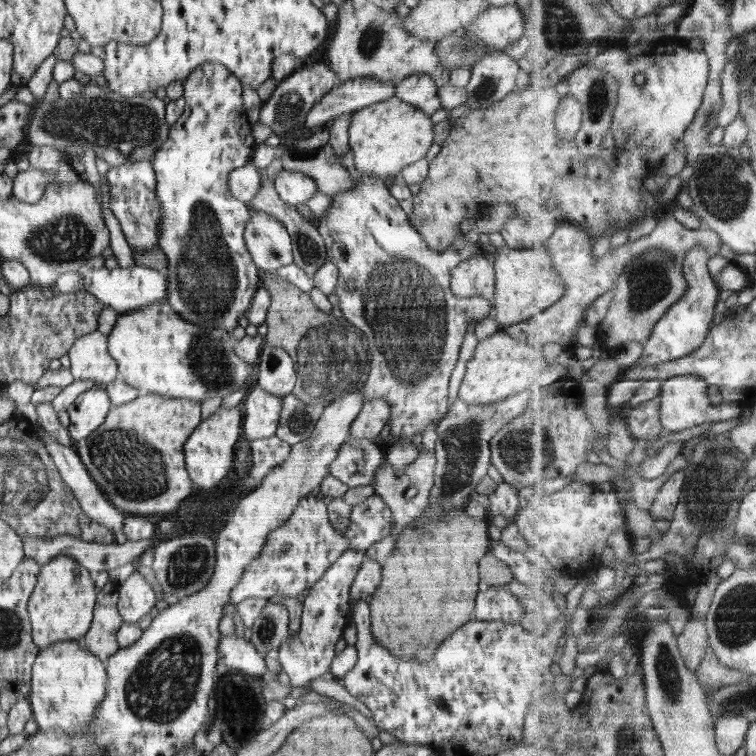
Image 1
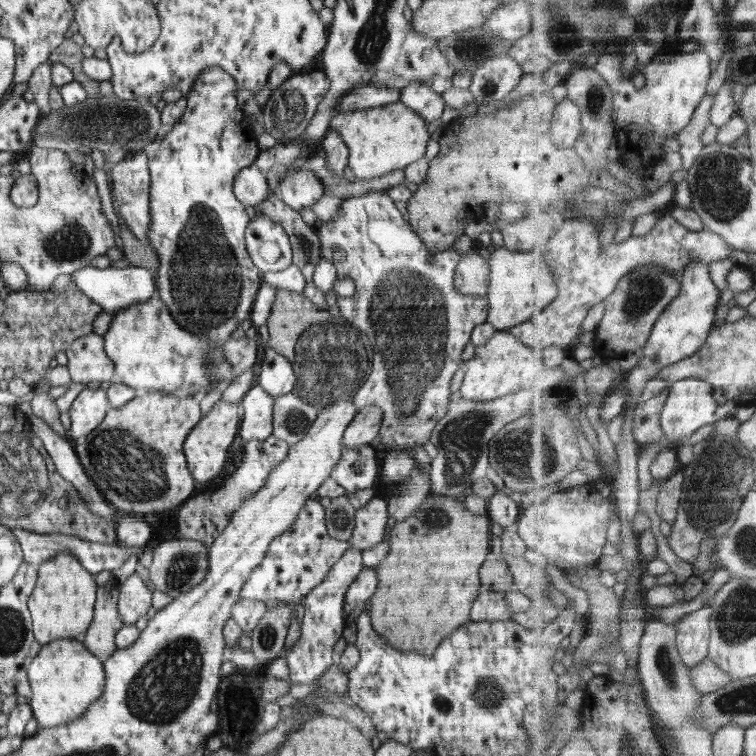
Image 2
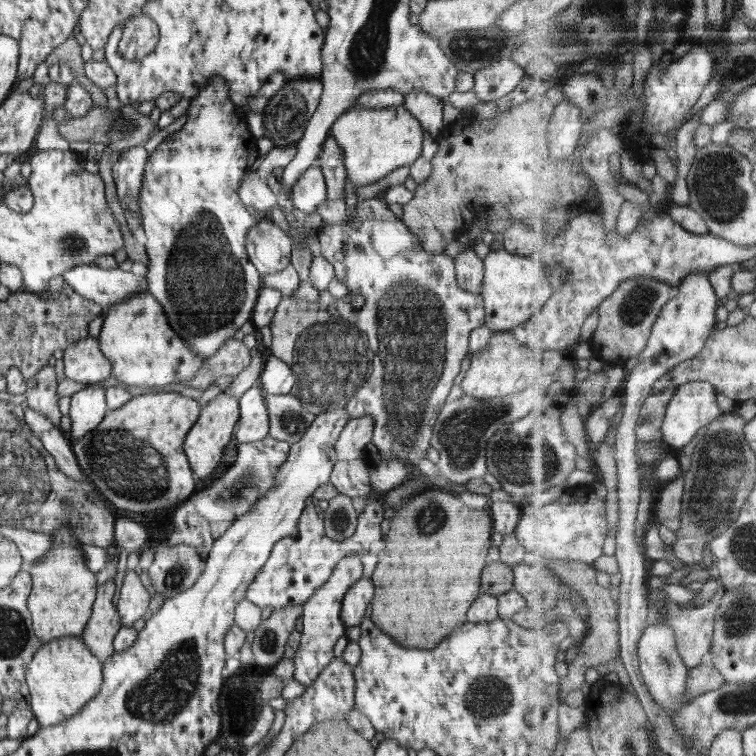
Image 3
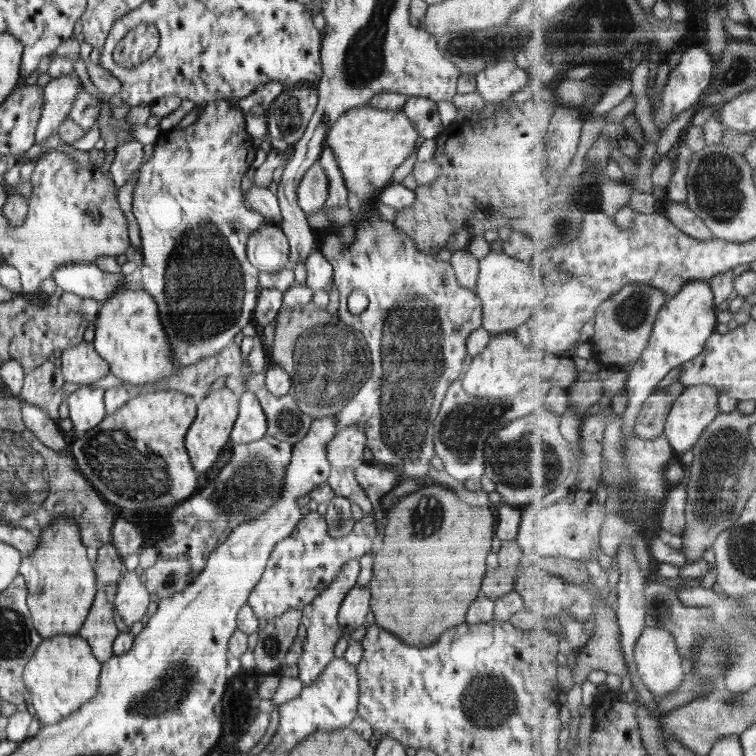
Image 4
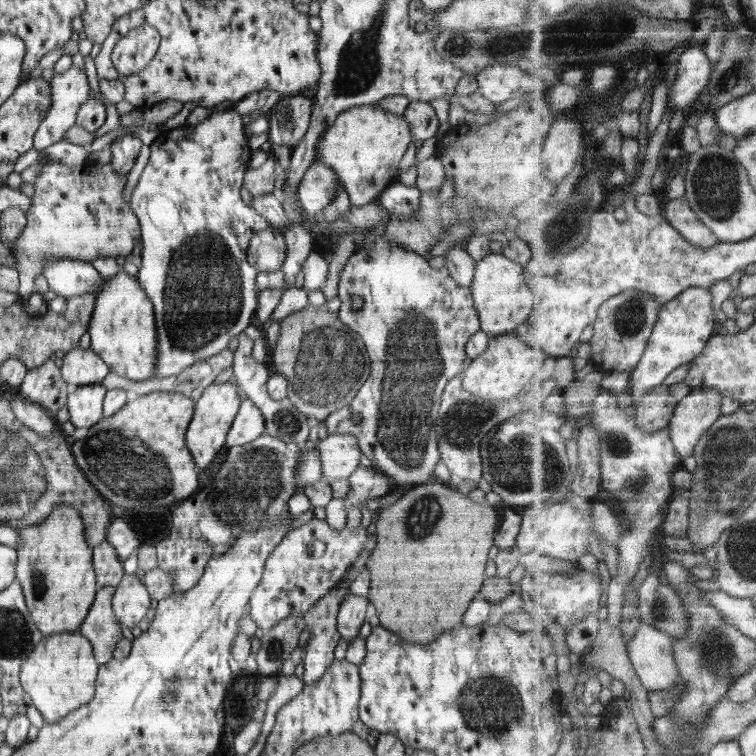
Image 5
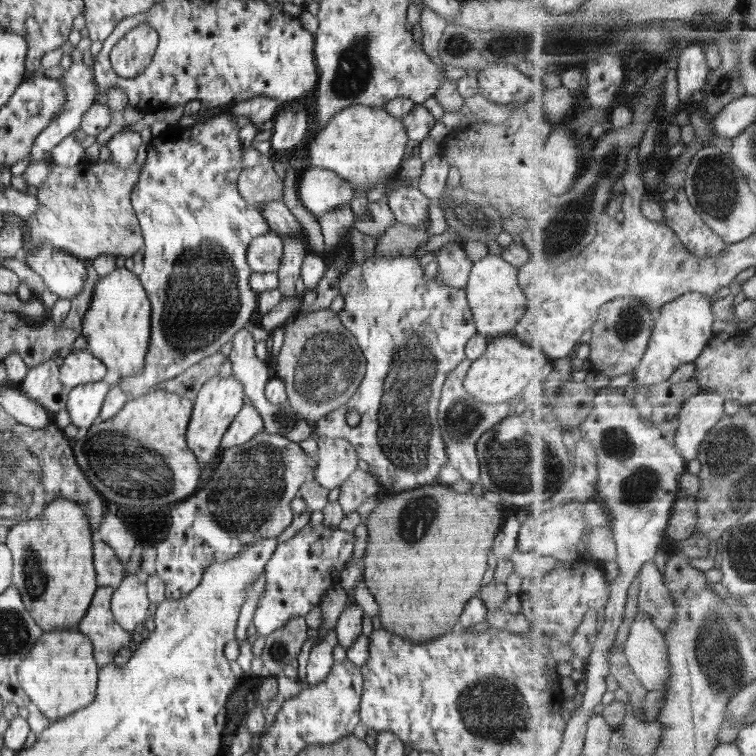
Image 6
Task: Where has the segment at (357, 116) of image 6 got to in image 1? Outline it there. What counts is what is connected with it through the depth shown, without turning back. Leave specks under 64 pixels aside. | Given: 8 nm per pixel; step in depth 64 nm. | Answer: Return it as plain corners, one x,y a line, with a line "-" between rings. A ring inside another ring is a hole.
396,96
351,114
348,127
349,148
354,155
356,171
378,177
398,176
410,164
427,157
434,143
432,119
424,111

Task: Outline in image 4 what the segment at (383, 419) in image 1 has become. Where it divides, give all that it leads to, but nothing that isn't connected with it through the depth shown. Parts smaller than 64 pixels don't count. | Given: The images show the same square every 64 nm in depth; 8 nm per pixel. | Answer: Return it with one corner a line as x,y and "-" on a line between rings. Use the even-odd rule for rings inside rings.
349,426
340,431
335,432
335,437
328,442
326,447
327,459
330,463
331,470
340,472
352,468
361,461
362,452
365,448
365,434
361,426

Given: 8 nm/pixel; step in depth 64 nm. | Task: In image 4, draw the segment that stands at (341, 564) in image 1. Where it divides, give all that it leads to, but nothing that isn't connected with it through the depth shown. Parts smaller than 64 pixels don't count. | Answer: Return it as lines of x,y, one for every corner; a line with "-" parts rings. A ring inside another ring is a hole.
352,559
342,566
342,569
338,571
338,577
322,591
322,594
316,596
302,610
301,624
306,627
307,636
302,642
303,651
297,667
299,669
298,678
303,682
304,686
312,684
328,664
335,659
334,646
339,638
344,637
344,633
342,633
342,629
338,625
337,614
344,597
357,584
358,576
360,576
360,562
358,559

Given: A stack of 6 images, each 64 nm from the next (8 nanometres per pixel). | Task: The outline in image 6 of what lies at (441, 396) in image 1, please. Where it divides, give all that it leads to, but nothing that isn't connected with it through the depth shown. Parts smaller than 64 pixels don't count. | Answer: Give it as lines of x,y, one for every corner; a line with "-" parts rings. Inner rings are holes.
413,255
399,258
371,258
362,265
355,265
354,262
351,261
347,271
342,273
339,279
340,295
344,298
345,305
341,311
335,314
335,318
342,323
343,327
346,327
346,330
354,335
354,338
366,359
366,372
364,373
364,378
358,385
356,392
350,397
350,400
345,405
342,405
341,408
331,410
326,416
320,418
320,420
313,422
312,425
317,428
317,434
319,434
320,437
343,438
350,442
356,451
355,455
357,458
364,460
364,462
368,464
367,471
377,478
377,481
387,495
402,493
403,491
412,491
414,488
420,488
421,486
430,484
441,484
439,478
440,469
448,463
446,447
442,440
441,430
439,429
437,421
441,390
446,377
448,377
450,372
466,358
466,344
468,344
468,341
477,334
475,324
473,323
472,310
470,309
470,305
468,305
466,293
463,289
443,284
441,280
437,280
435,277
430,280
426,279
426,277
424,277
424,268
420,267
418,259
414,259
-
348,410
356,410
356,412
360,414
360,422
356,426
350,426
346,421

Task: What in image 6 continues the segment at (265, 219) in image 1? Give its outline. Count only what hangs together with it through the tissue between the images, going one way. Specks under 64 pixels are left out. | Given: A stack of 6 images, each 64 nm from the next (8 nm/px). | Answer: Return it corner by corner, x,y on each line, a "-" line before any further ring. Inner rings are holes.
269,231
252,240
247,248
247,263
252,272
276,272
283,257
283,237

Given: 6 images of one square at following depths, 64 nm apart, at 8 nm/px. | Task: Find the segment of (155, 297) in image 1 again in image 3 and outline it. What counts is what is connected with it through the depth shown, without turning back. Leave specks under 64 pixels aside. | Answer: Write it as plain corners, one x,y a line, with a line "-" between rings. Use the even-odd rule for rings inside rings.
94,264
80,265
61,275
74,293
99,304
104,312
117,302
134,298
134,294
148,292
145,275
138,277
119,267
102,269

